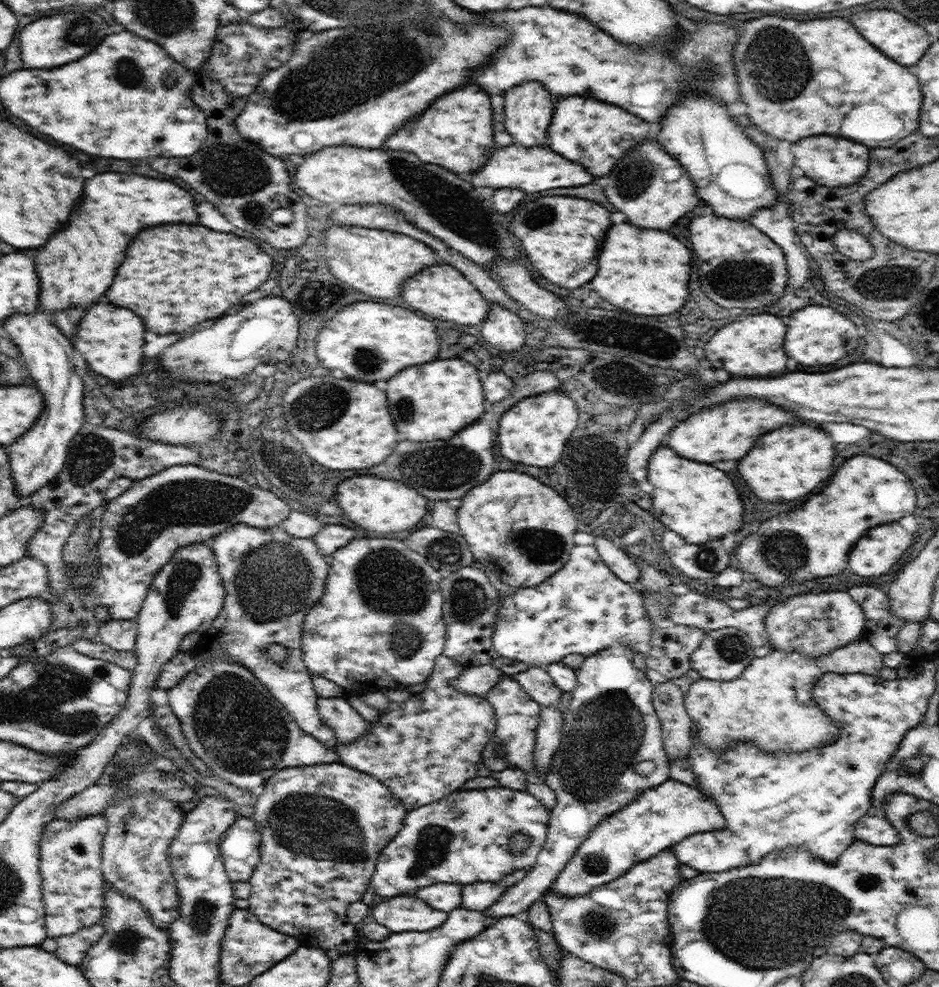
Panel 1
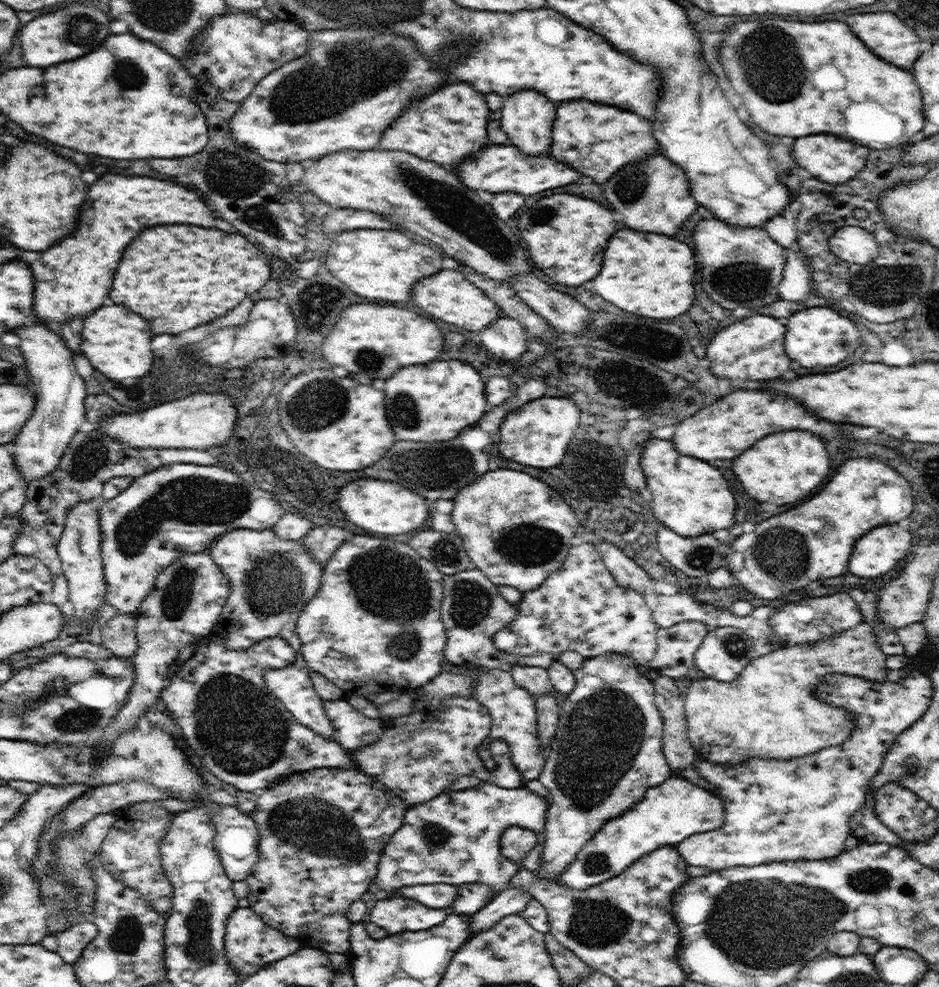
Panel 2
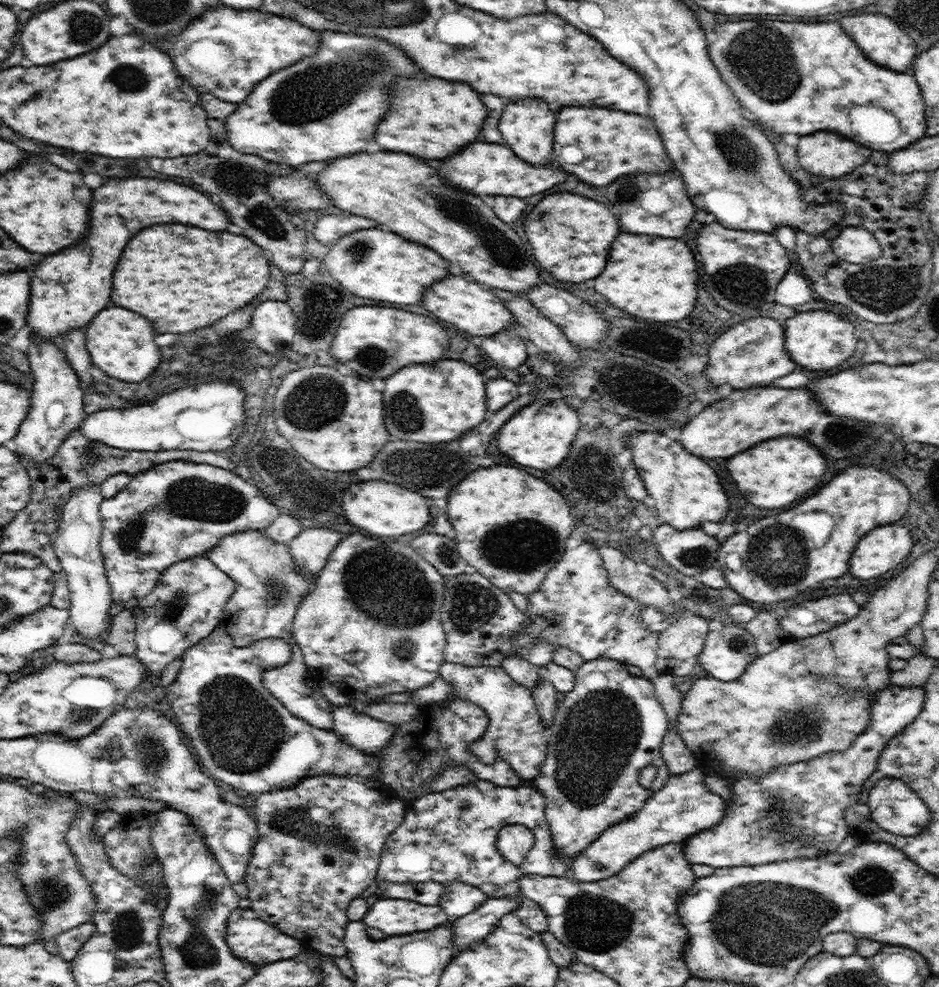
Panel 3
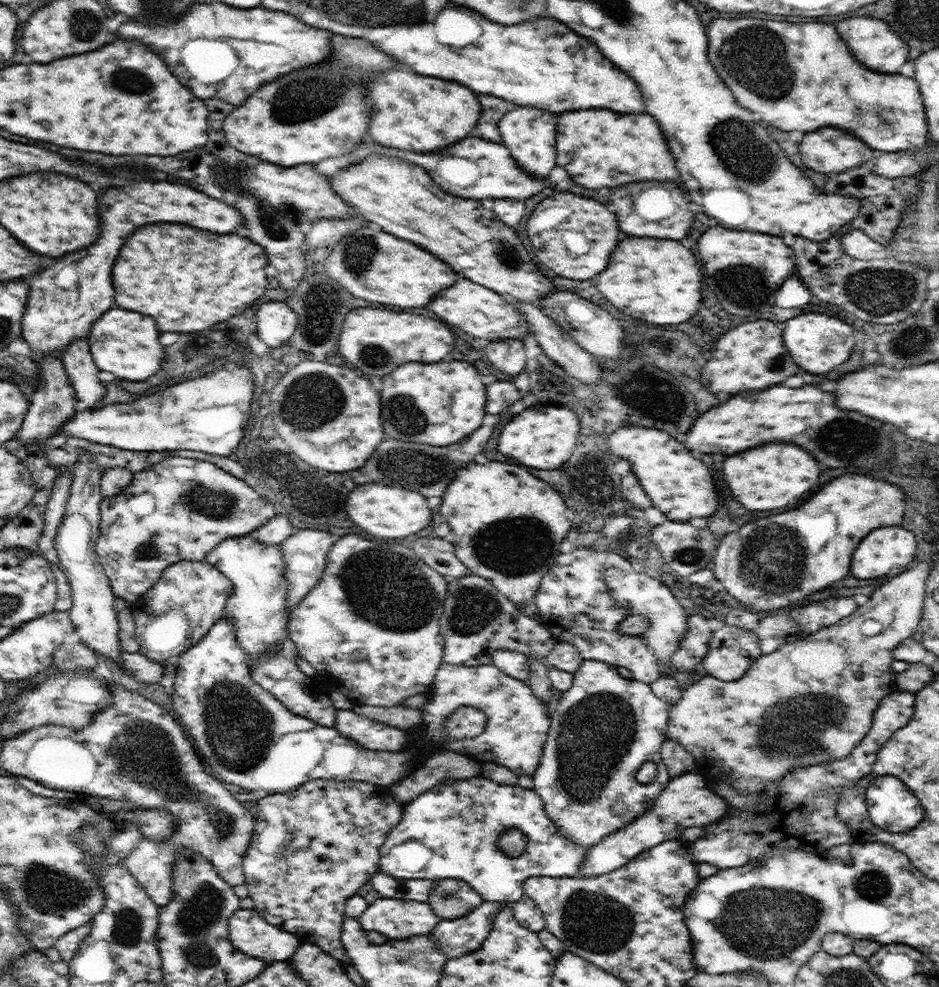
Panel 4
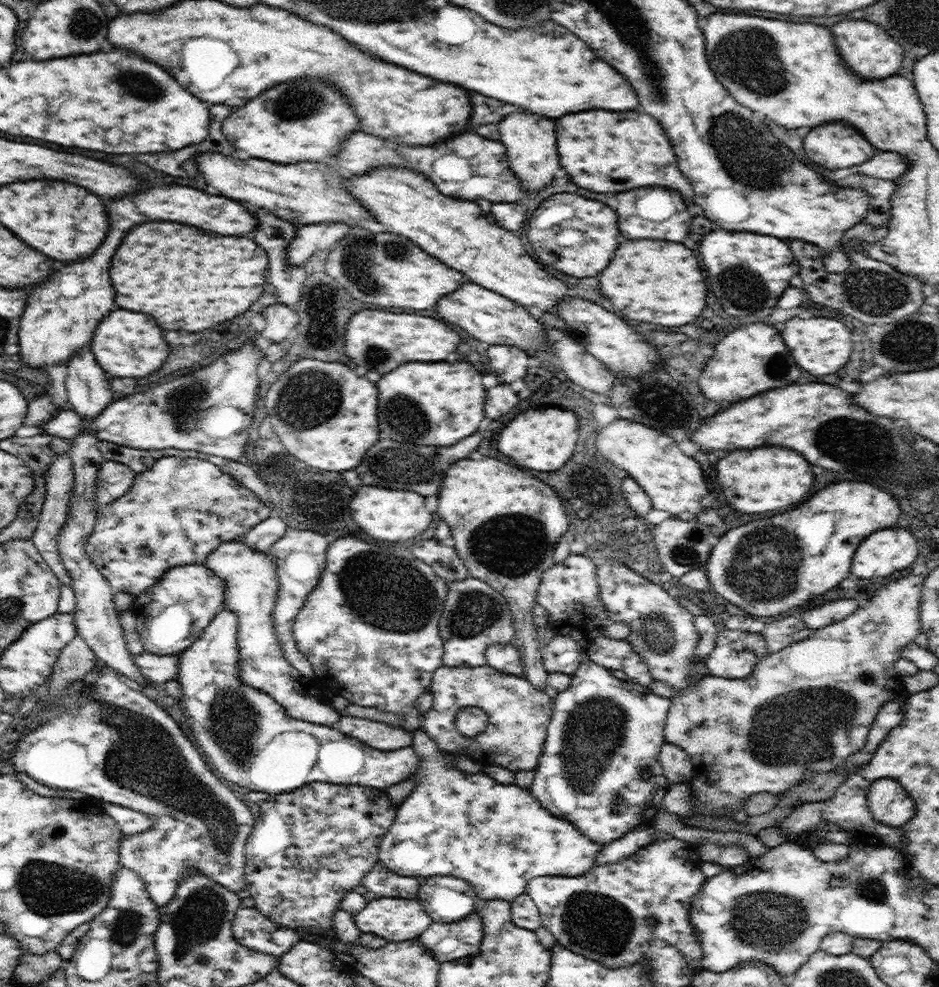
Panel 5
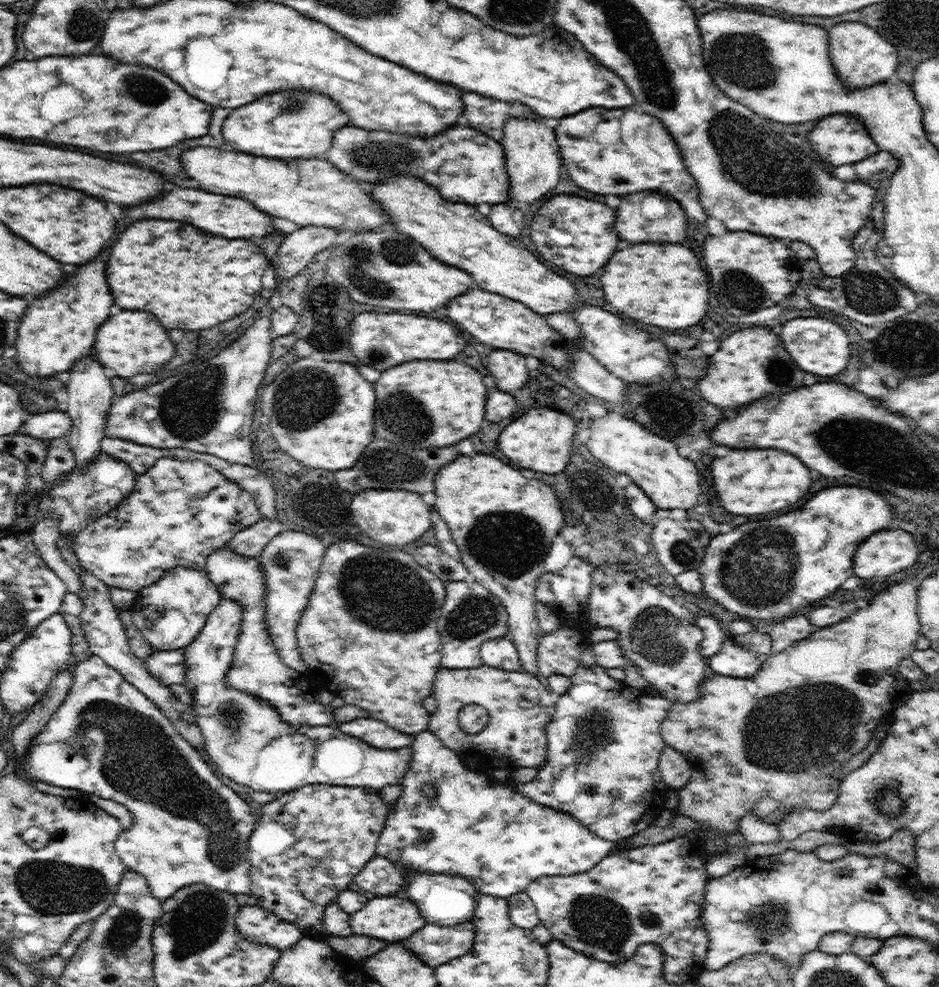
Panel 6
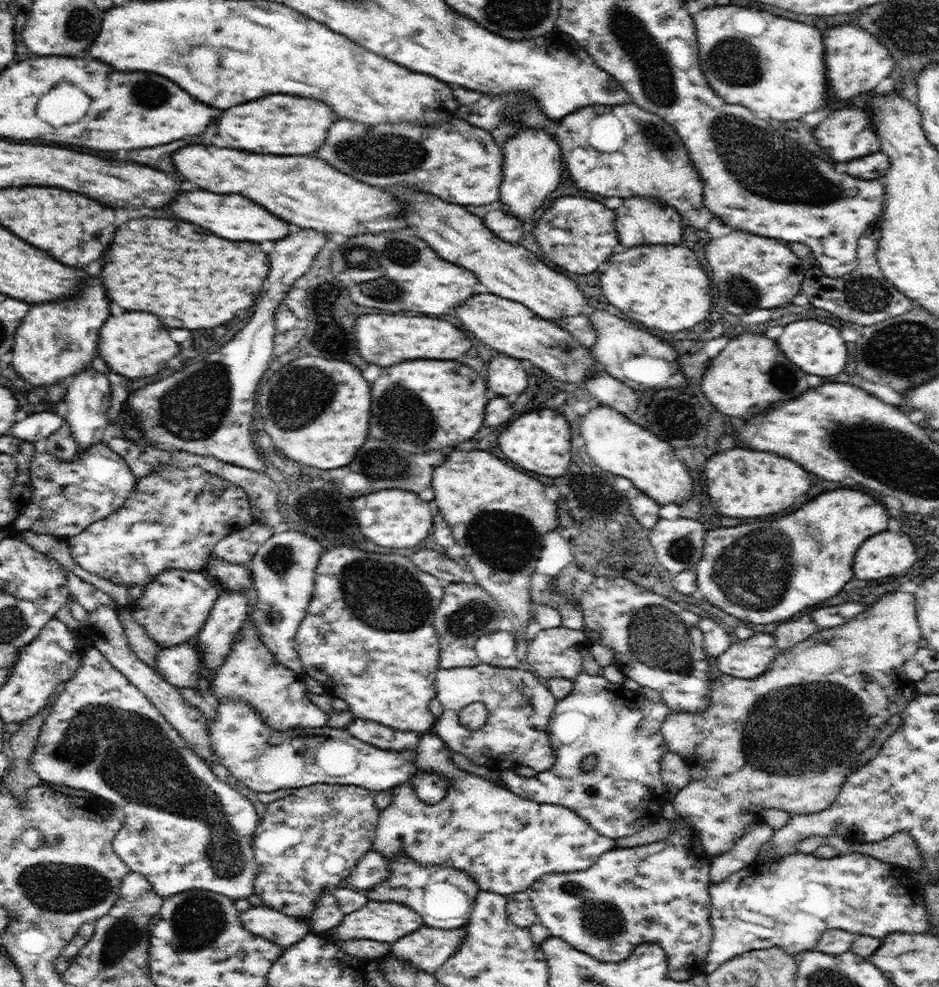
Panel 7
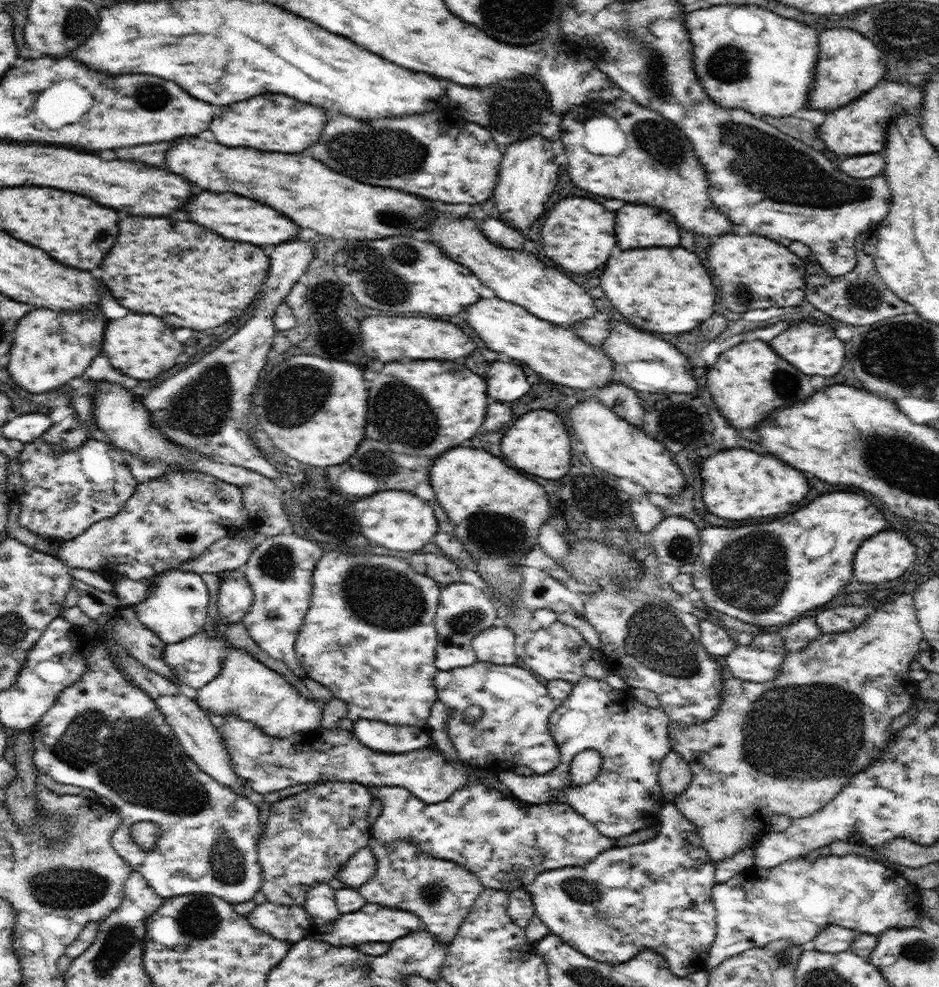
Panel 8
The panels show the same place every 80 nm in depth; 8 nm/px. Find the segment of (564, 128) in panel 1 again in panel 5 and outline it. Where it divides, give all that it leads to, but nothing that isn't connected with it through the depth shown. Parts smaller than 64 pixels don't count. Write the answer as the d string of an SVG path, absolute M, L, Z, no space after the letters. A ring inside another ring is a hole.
M590 110L590 112L576 112L566 114L557 119L557 151L561 168L570 172L570 178L586 190L592 192L624 192L630 188L666 187L677 190L687 203L693 202L693 188L690 181L682 175L673 151L672 143L666 136L662 125L648 113L608 112L608 110Z

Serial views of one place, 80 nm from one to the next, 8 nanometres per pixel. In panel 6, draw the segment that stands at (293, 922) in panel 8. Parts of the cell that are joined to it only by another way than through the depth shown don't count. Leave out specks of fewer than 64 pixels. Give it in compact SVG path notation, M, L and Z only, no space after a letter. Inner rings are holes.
M260 905L239 907L235 923L238 932L250 942L273 946L280 953L303 937L295 924L280 920Z

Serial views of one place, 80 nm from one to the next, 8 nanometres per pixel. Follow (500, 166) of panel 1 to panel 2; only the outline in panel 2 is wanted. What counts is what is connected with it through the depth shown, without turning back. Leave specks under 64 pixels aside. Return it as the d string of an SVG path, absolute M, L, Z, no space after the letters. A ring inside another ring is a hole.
M490 144L488 148L484 148L476 156L472 156L460 168L460 180L468 188L475 191L486 190L486 192L494 194L499 192L518 192L518 194L524 194L524 196L532 196L532 194L538 194L538 192L548 190L548 188L572 184L572 182L580 180L580 176L582 176L580 172L576 172L568 164L564 166L560 160L556 160L550 154L532 158L532 156L524 156L514 146L498 146L498 144Z

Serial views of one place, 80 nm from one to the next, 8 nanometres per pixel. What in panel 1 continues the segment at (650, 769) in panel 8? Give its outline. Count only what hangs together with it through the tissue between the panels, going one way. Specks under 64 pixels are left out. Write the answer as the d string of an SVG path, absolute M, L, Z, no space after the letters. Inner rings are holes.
M616 643L604 651L586 657L582 666L575 670L577 685L572 690L570 705L564 709L562 738L550 772L544 776L545 783L554 790L556 799L549 816L547 839L534 866L526 869L527 875L520 882L506 887L504 894L486 910L491 923L503 916L523 916L531 904L543 898L543 892L551 888L558 874L565 869L566 863L598 823L632 804L646 789L670 779L670 760L663 745L661 724L653 705L655 686L647 677L646 669L642 654ZM644 760L651 760L656 765L654 773L647 779L641 778L634 769L636 764Z

